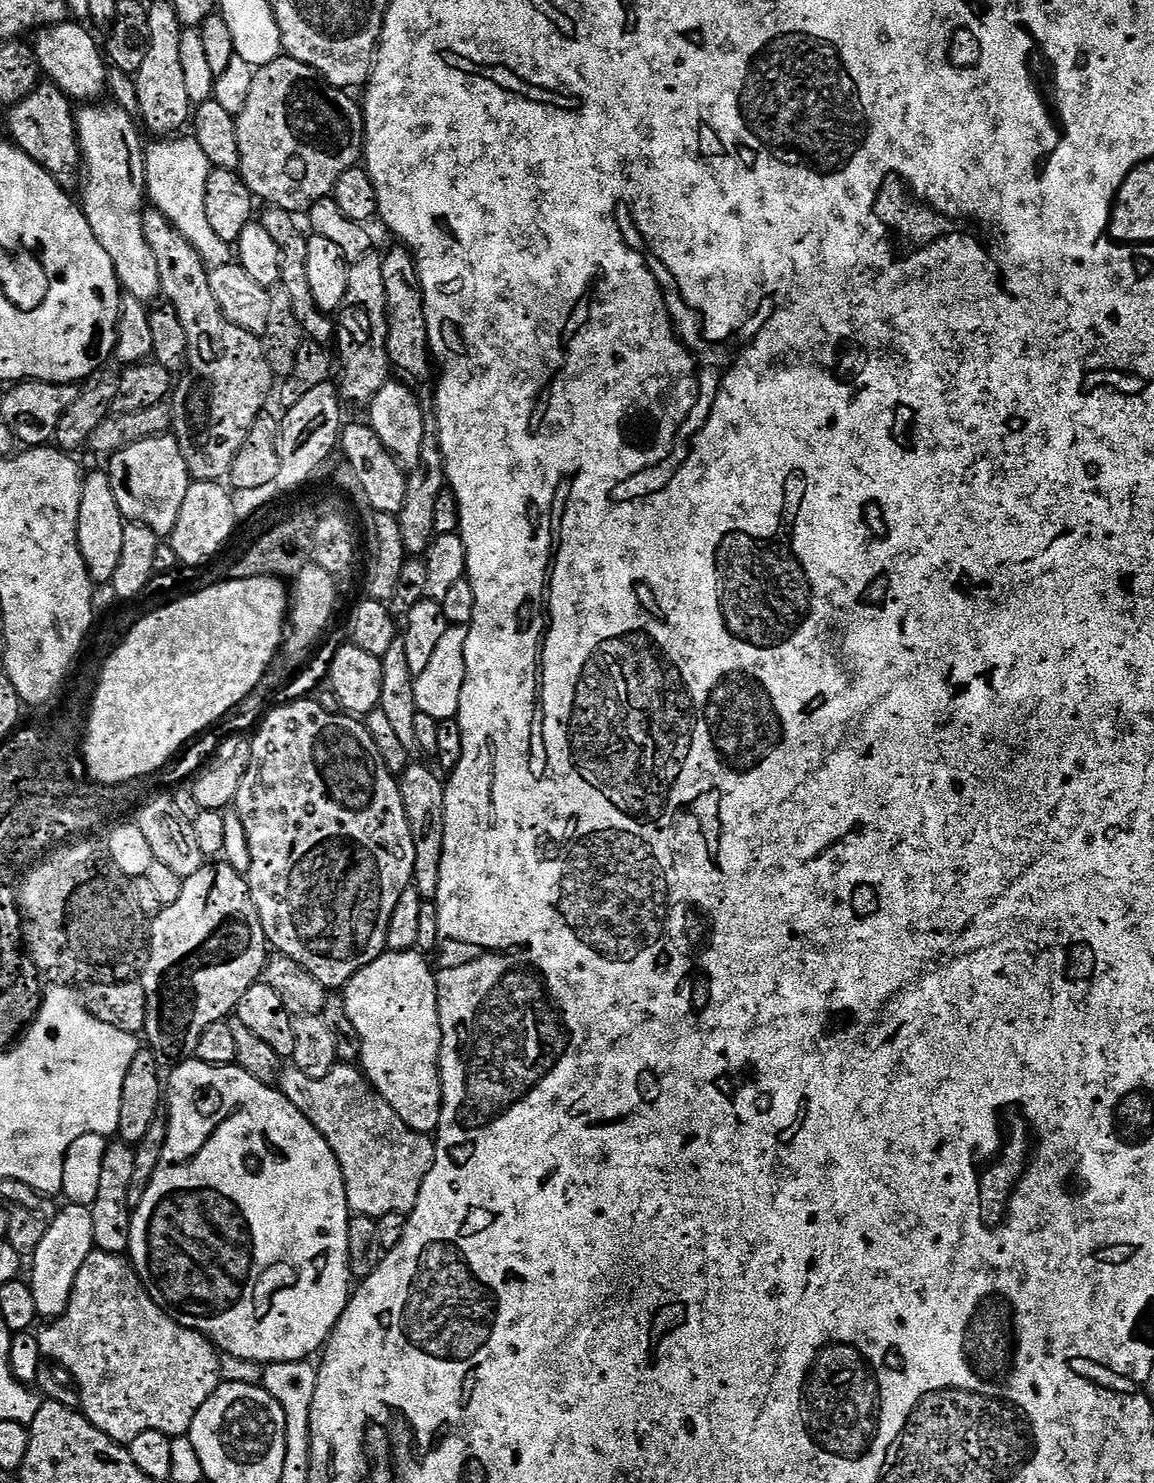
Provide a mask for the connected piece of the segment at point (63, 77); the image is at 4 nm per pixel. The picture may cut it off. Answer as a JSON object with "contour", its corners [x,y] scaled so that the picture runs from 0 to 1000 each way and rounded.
{"contour":[[[69,15],[46,16],[43,19],[34,20],[29,27],[31,38],[35,42],[36,49],[44,56],[51,58],[63,68],[83,69],[91,64],[94,56],[92,38],[88,30],[73,20]]]}

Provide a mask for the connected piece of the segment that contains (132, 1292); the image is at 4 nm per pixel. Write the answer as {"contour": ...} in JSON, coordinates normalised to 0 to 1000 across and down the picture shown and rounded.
{"contour":[[[81,843],[75,848],[75,851],[71,851],[71,856],[68,856],[68,862],[64,862],[64,870],[61,873],[61,878],[57,881],[57,883],[53,887],[48,888],[44,891],[39,893],[42,893],[33,898],[36,915],[42,916],[42,914],[43,916],[49,917],[66,930],[64,935],[69,940],[69,949],[73,955],[81,962],[85,962],[85,964],[88,964],[88,967],[92,967],[97,971],[101,971],[108,975],[114,974],[116,970],[120,970],[120,967],[127,967],[127,964],[137,964],[150,970],[162,969],[165,962],[168,959],[168,953],[172,953],[175,945],[179,945],[179,943],[182,943],[182,940],[185,940],[185,937],[192,932],[192,928],[191,928],[192,914],[187,907],[173,898],[158,894],[153,890],[143,886],[135,880],[133,875],[130,875],[118,856],[107,847]]]}

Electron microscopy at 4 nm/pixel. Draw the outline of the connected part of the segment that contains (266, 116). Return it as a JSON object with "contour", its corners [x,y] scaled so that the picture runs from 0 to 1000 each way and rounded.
{"contour":[[[244,36],[237,42],[219,48],[218,55],[217,55],[217,66],[213,66],[213,71],[205,79],[205,87],[206,88],[206,104],[208,105],[206,115],[223,136],[230,135],[230,138],[243,140],[244,142],[252,144],[266,144],[270,138],[275,138],[279,134],[287,133],[293,120],[296,120],[296,117],[300,117],[300,115],[309,113],[313,110],[315,105],[315,74],[309,68],[308,70],[302,65],[304,64],[299,60],[291,59],[271,46],[258,42],[254,38],[249,36]]]}

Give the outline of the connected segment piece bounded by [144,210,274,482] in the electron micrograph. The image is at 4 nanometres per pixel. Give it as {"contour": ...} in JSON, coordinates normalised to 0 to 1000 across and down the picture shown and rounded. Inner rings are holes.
{"contour":[[[128,142],[125,144],[125,157],[127,158],[127,163],[130,166],[130,169],[133,171],[133,174],[137,177],[137,187],[139,188],[139,196],[141,202],[146,202],[147,204],[148,210],[153,211],[154,217],[158,217],[158,223],[161,223],[161,228],[163,229],[163,237],[161,238],[161,245],[162,247],[166,247],[166,251],[171,254],[173,257],[171,258],[170,262],[173,264],[163,264],[160,266],[157,270],[150,269],[148,270],[147,274],[149,276],[149,288],[147,289],[148,293],[153,295],[154,301],[158,303],[158,309],[161,312],[163,315],[163,320],[167,324],[171,324],[185,324],[188,325],[193,324],[195,322],[198,320],[201,318],[201,312],[203,309],[206,306],[206,303],[210,303],[210,298],[213,298],[213,293],[218,290],[218,285],[222,284],[223,281],[226,280],[230,277],[229,269],[232,267],[232,264],[237,264],[237,262],[237,252],[235,248],[233,248],[229,241],[229,236],[226,230],[223,229],[221,226],[213,223],[210,223],[205,218],[200,218],[198,216],[195,216],[191,207],[185,201],[182,198],[180,193],[180,181],[179,180],[176,175],[174,175],[169,168],[166,167],[166,165],[161,160],[154,156],[154,155],[148,151],[140,143],[136,142]]]}

